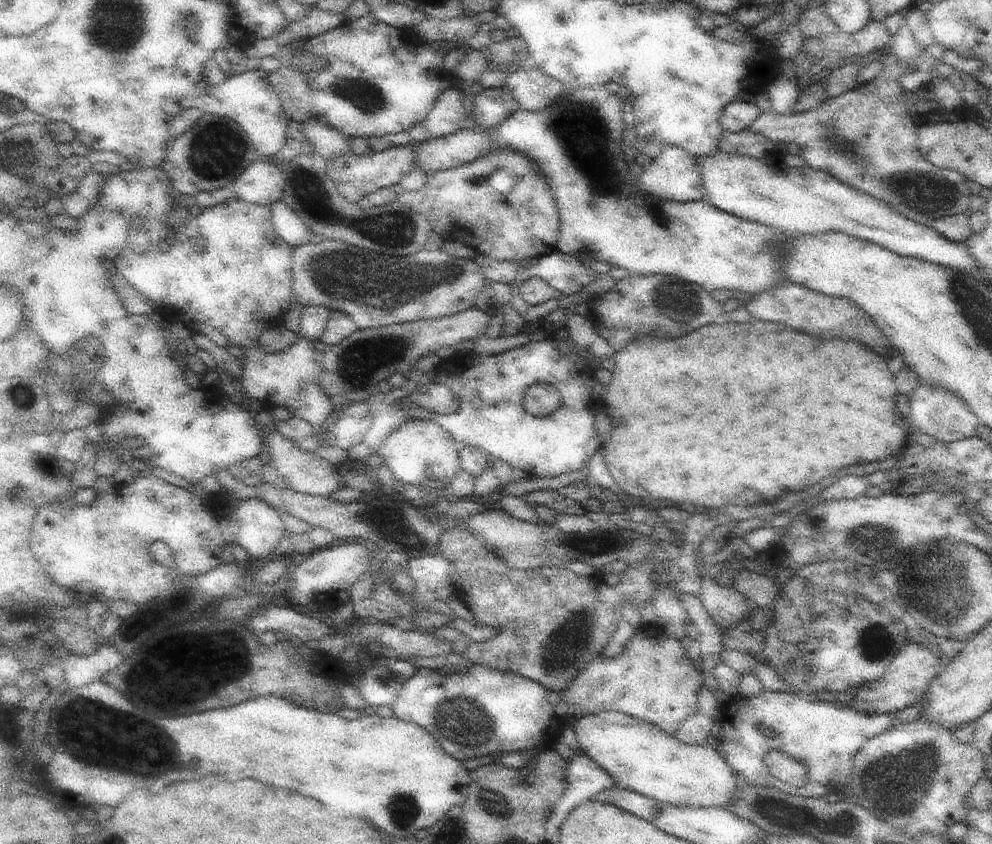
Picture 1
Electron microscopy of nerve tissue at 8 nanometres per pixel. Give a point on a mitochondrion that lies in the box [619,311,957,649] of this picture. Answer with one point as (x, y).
(875, 542)

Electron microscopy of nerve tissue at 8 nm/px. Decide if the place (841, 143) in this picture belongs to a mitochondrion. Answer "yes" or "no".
yes

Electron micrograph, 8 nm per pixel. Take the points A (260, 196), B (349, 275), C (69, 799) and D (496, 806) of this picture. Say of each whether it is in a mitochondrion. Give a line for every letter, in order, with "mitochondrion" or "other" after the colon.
A: other
B: mitochondrion
C: other
D: mitochondrion

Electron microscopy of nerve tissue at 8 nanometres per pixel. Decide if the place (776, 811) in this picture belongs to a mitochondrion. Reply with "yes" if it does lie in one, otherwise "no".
yes

